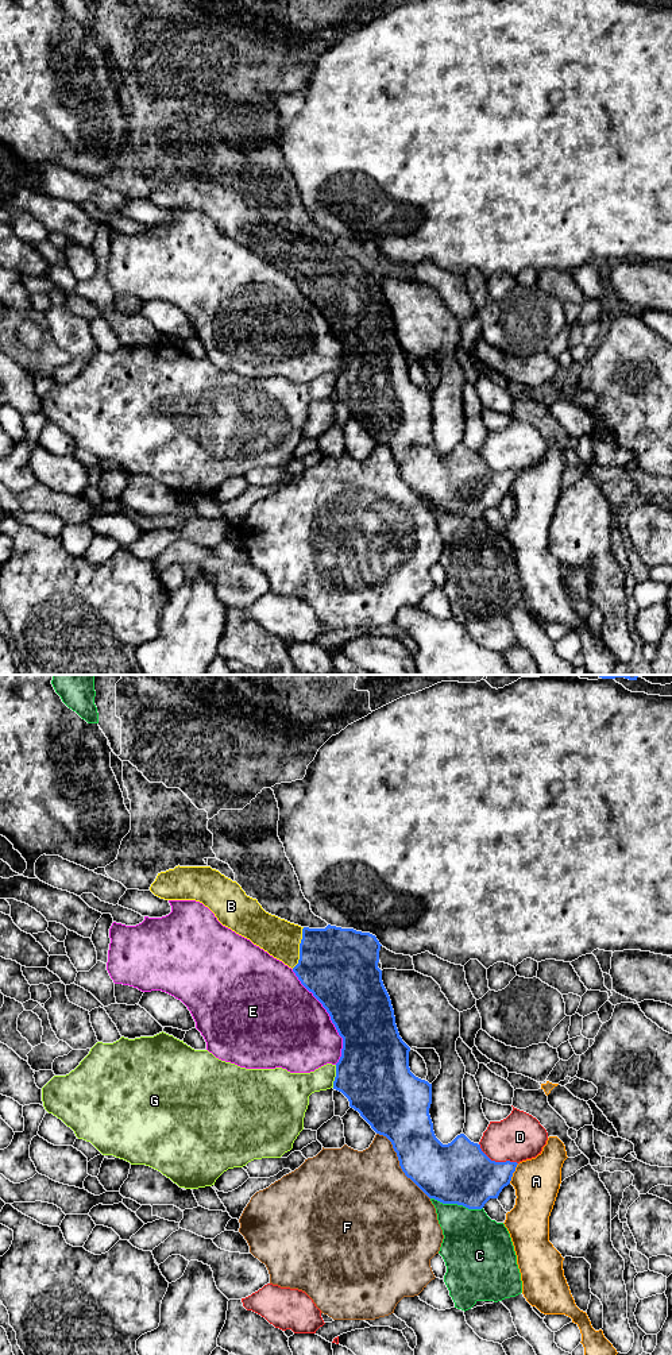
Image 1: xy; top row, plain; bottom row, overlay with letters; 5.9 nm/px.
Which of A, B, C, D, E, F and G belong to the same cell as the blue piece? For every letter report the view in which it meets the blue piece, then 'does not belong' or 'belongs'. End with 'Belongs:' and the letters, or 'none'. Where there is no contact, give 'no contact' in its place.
A: xy | does not belong
B: xy | belongs
C: xy | does not belong
D: xy | does not belong
E: xy | does not belong
F: xy | does not belong
G: xy | does not belong
Belongs: B

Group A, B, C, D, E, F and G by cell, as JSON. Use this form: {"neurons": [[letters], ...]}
{"neurons": [["A"], ["B"], ["C"], ["D"], ["E"], ["F"], ["G"]]}

